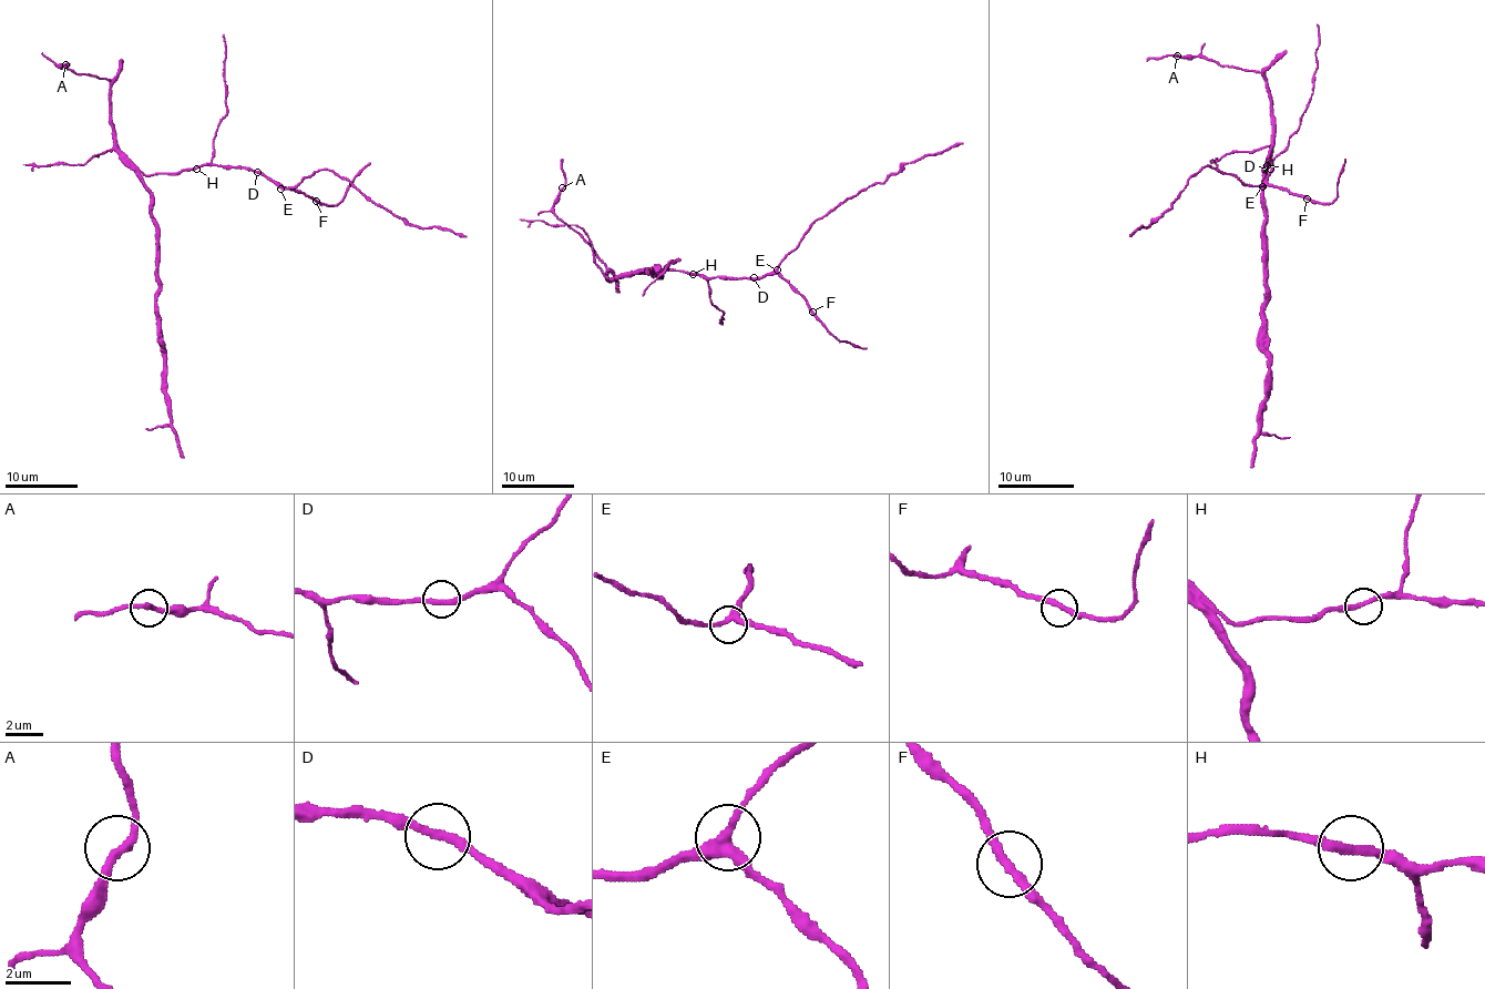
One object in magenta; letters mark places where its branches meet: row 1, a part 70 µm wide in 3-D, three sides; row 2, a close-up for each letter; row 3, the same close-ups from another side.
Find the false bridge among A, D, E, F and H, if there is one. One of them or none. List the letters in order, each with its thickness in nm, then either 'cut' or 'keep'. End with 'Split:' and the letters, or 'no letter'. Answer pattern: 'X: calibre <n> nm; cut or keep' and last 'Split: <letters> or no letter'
A: calibre 280 nm; keep
D: calibre 280 nm; keep
E: calibre 320 nm; keep
F: calibre 280 nm; keep
H: calibre 280 nm; keep
Split: no letter

